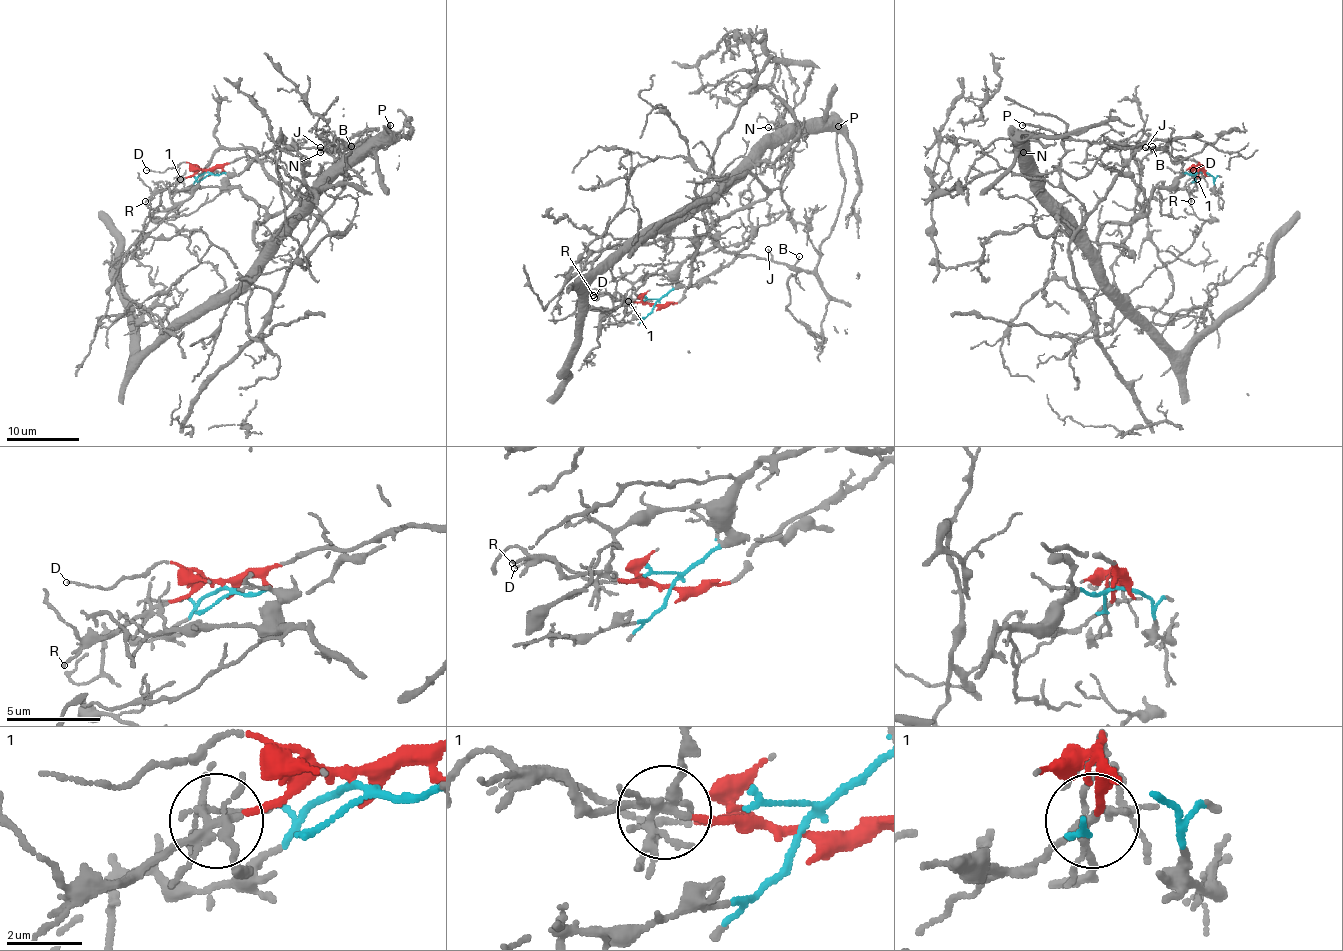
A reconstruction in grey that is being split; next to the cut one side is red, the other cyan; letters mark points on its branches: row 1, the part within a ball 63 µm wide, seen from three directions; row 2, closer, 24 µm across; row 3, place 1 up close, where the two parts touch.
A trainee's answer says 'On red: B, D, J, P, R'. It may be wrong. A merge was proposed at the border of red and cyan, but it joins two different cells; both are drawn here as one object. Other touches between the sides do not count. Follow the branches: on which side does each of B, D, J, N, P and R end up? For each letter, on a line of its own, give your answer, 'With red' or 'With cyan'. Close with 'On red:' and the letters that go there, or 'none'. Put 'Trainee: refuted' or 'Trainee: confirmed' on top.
Trainee: confirmed
B: With red
D: With red
J: With red
N: With cyan
P: With red
R: With red
On red: B, D, J, P, R

